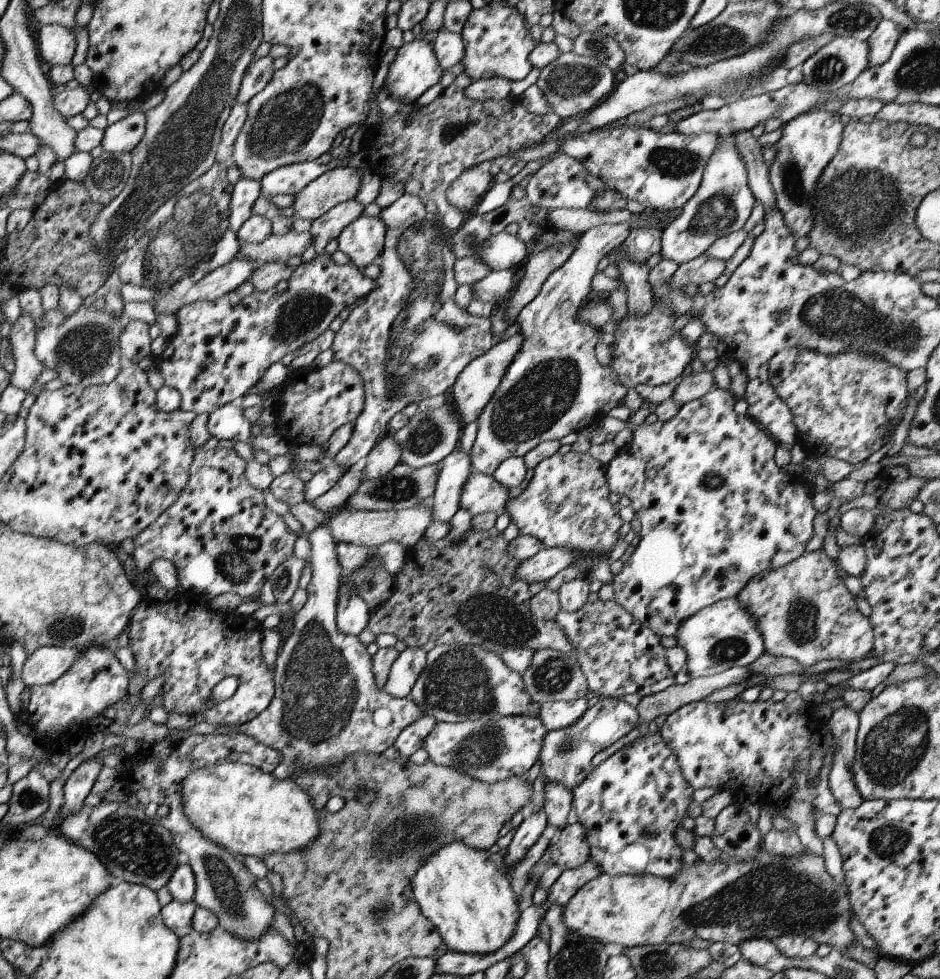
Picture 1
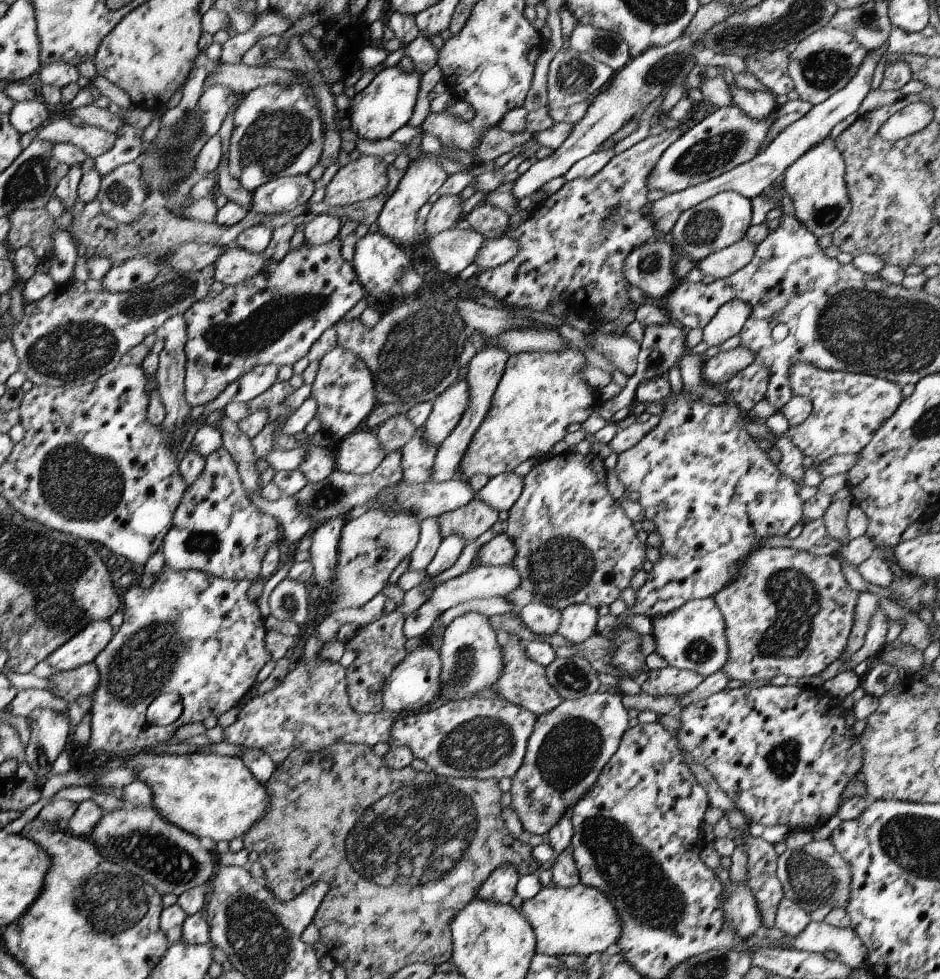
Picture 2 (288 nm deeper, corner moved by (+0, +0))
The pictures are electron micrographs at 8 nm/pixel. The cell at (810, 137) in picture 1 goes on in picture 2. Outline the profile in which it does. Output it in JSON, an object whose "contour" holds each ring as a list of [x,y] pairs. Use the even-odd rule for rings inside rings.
{"contour":[[[829,136],[819,142],[819,146],[807,150],[807,154],[803,154],[797,162],[793,162],[779,180],[783,180],[785,194],[793,202],[795,218],[817,238],[823,234],[833,234],[847,220],[851,212],[851,200],[845,182],[845,160]]]}

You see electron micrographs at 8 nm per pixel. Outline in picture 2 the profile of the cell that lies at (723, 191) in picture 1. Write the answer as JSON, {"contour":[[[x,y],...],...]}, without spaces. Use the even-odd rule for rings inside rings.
{"contour":[[[721,192],[681,212],[675,226],[669,232],[669,240],[677,250],[677,256],[687,256],[693,262],[701,262],[709,254],[729,248],[731,244],[743,240],[749,224],[751,224],[751,200],[739,196],[737,192]]]}

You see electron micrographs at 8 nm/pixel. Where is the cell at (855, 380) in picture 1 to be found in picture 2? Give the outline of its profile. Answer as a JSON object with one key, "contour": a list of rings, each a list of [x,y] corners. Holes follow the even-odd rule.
{"contour":[[[811,364],[791,366],[789,386],[793,396],[805,396],[811,400],[811,412],[803,424],[789,428],[785,436],[805,458],[819,462],[831,456],[857,456],[903,402],[901,386],[895,382],[865,374],[827,372]]]}

